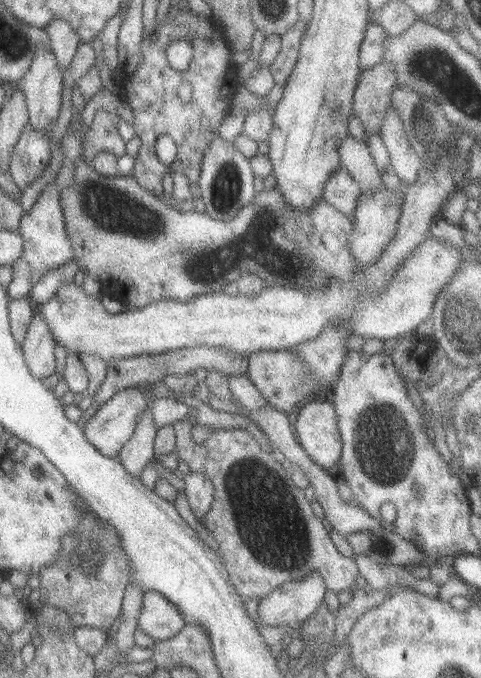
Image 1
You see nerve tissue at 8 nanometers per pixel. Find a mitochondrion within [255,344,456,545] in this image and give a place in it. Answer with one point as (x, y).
(385, 446)

